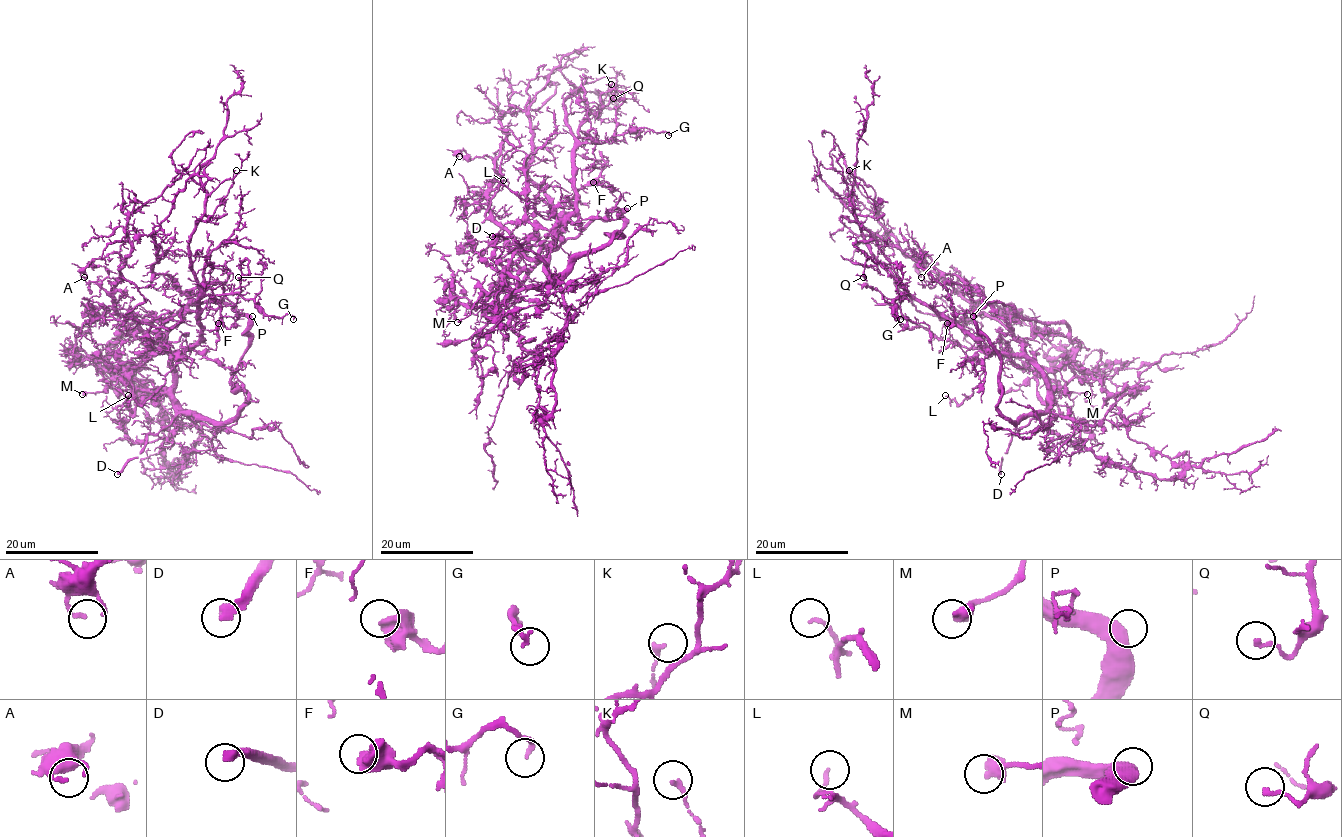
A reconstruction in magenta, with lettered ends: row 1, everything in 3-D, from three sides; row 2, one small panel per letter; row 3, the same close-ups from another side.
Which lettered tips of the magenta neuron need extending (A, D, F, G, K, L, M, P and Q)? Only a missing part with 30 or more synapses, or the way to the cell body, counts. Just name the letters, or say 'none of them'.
D

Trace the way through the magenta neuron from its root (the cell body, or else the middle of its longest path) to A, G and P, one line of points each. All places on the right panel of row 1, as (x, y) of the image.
A: (1005, 353), (1020, 353), (1022, 340), (965, 301), (923, 253), (924, 258), (915, 264), (921, 277)
G: (1005, 353), (993, 353), (946, 318), (905, 294), (894, 302), (893, 315), (897, 317), (897, 313), (900, 319)
P: (1005, 353), (1020, 353), (1025, 338), (1064, 336), (1068, 326), (1023, 319), (997, 302), (983, 302), (973, 316)

